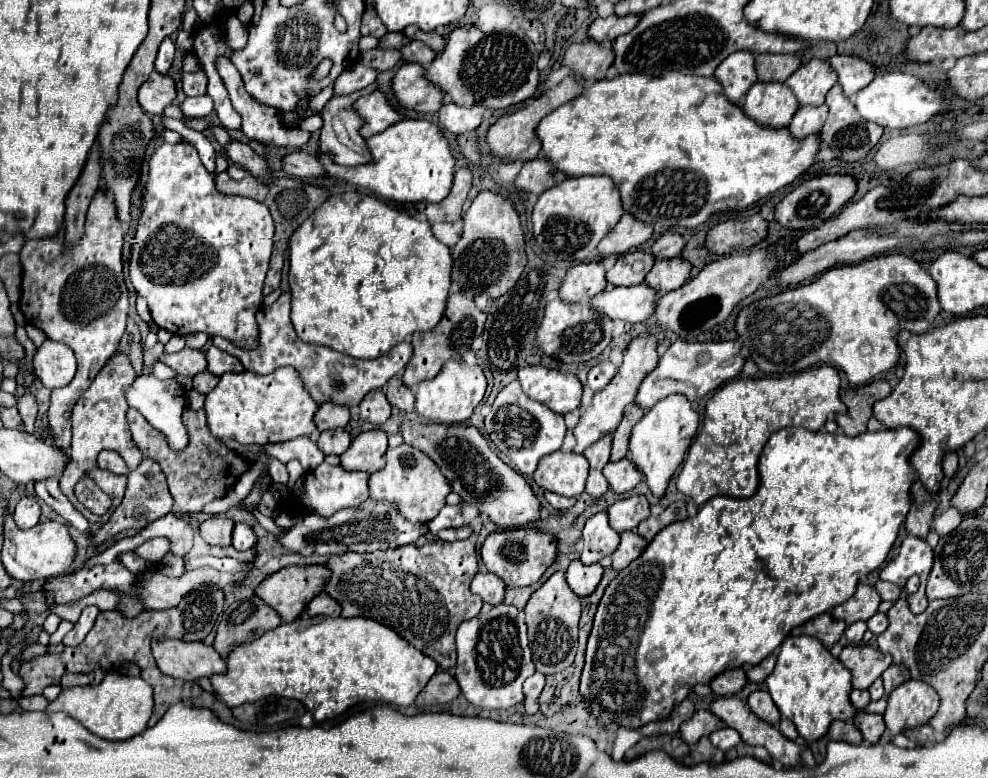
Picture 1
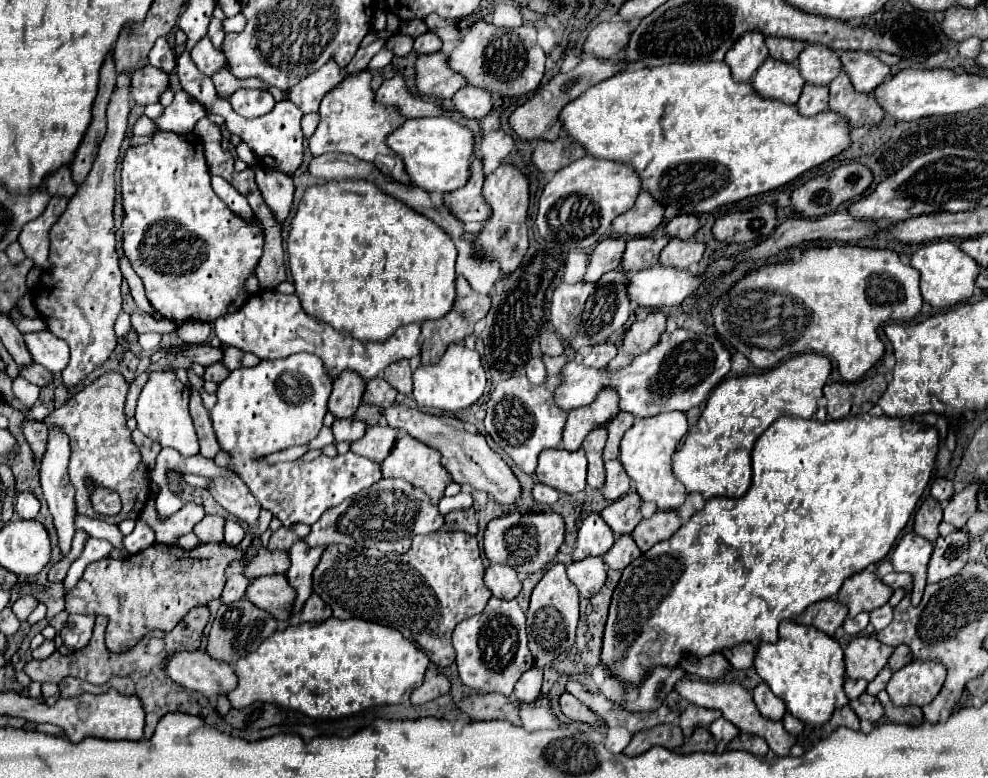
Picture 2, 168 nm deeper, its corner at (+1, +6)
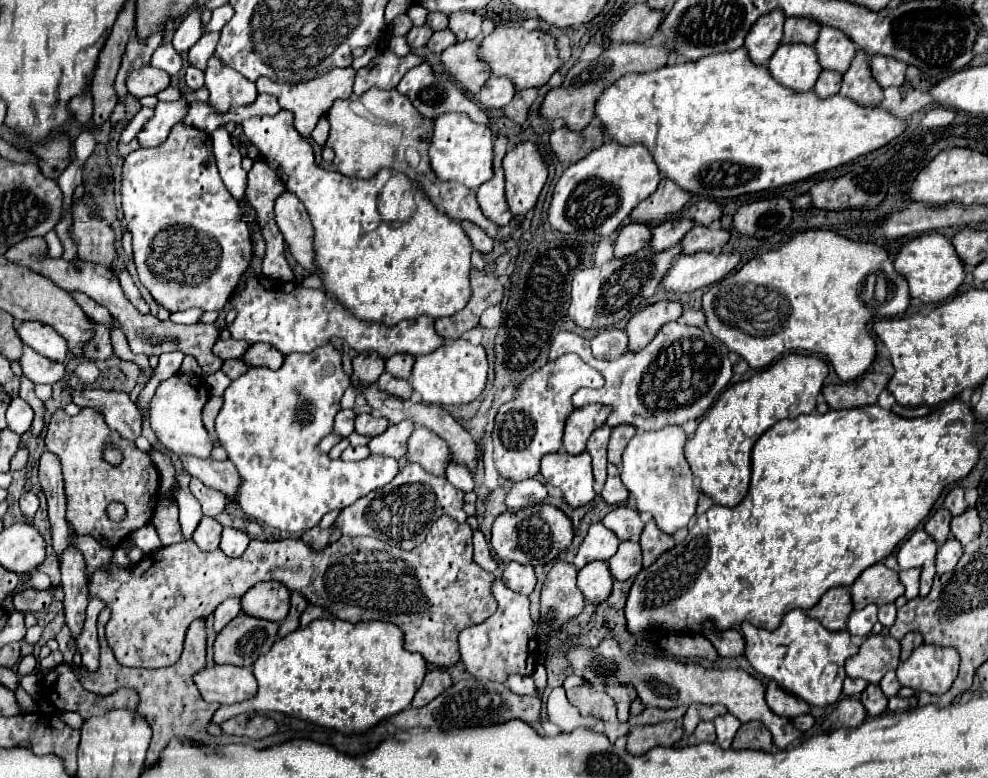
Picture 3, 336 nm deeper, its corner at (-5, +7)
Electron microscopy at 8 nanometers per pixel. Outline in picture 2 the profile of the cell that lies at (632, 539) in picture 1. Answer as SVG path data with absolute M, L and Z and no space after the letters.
M620 536L614 546L602 556L604 562L612 568L612 570L624 570L630 562L634 562L640 556L640 550L636 546L636 542L632 540L632 536Z

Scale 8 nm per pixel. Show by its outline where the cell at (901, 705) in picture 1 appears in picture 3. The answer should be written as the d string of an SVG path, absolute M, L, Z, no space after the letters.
M924 643L904 663L898 665L896 675L898 675L898 681L900 681L902 687L910 687L916 693L926 691L930 695L942 695L952 687L952 683L954 683L954 679L958 675L958 665L960 665L960 657L956 655L954 649Z

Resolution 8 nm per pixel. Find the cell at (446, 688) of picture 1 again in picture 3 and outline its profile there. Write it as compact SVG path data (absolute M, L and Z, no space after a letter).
M432 669L428 671L422 687L416 691L412 707L424 707L424 703L430 703L436 695L452 687L452 677L446 669Z

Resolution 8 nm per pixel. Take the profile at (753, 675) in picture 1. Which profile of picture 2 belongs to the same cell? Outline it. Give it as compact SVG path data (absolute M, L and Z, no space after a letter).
M742 642L742 644L736 644L732 648L724 648L722 654L726 656L726 660L738 668L738 670L746 670L752 666L754 662L754 656L756 656L756 644L752 642Z

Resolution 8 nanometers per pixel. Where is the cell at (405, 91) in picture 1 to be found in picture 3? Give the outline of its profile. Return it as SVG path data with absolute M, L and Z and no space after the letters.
M462 41L448 47L440 55L444 73L448 73L470 97L474 97L490 77L488 67L484 67L484 63L480 63L480 57L476 55L476 47L478 45L474 41Z

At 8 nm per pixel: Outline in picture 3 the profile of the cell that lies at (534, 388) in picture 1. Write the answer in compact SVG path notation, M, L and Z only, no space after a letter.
M668 323L664 325L658 335L652 339L652 343L648 343L640 353L624 353L622 357L614 359L614 361L598 361L592 357L590 353L590 341L586 337L580 337L576 333L558 333L552 341L550 347L550 359L556 359L556 355L562 353L578 353L580 359L584 363L588 363L590 367L596 367L602 377L604 377L604 387L600 389L580 389L574 393L572 403L574 407L584 407L584 405L592 405L592 403L602 403L602 405L610 405L616 411L616 425L620 423L630 423L642 431L652 431L652 429L660 429L664 425L682 425L690 419L698 419L702 417L708 407L714 403L716 395L720 395L724 391L724 387L730 383L732 379L732 363L728 359L726 347L720 339L716 339L710 331L702 331L698 327L690 327L684 323Z

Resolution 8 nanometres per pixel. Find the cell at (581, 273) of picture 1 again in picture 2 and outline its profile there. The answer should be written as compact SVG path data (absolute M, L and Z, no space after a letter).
M606 238L606 240L598 242L598 246L592 252L592 258L590 258L588 272L586 272L584 280L586 282L596 282L606 272L618 268L624 250L626 250L626 240L624 238Z

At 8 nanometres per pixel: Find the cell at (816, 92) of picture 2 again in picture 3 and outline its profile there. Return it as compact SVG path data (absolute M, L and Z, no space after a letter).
M822 71L814 85L814 93L820 99L828 99L828 97L836 95L840 91L840 79L842 79L842 75L834 75L834 71Z

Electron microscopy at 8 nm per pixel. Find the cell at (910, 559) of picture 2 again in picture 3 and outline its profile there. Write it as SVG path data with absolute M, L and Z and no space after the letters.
M914 531L898 549L898 565L900 569L922 567L920 575L920 597L926 597L932 587L934 557L936 557L936 541L926 531Z

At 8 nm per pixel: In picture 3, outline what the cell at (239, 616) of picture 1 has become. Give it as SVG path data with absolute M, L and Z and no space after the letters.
M240 613L216 635L214 661L250 667L276 639L278 623Z

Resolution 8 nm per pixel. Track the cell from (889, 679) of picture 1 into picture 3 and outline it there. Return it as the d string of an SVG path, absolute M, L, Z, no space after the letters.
M908 633L902 641L900 641L900 645L902 645L902 655L900 655L900 661L904 663L908 657L910 657L910 653L916 649L916 647L920 647L924 641L922 641L922 637L918 635L918 633Z

